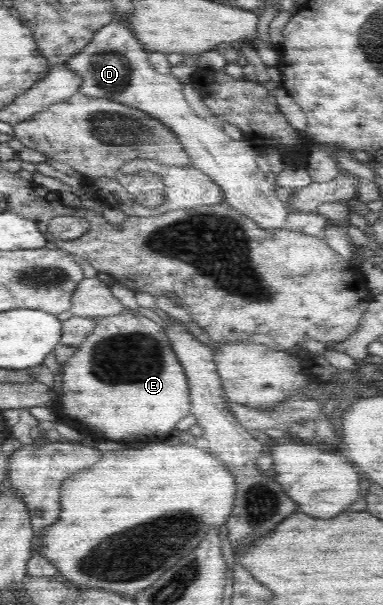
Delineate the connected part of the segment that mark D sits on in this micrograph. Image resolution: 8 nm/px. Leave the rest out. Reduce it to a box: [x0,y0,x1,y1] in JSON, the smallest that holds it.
[66,16,289,231]

